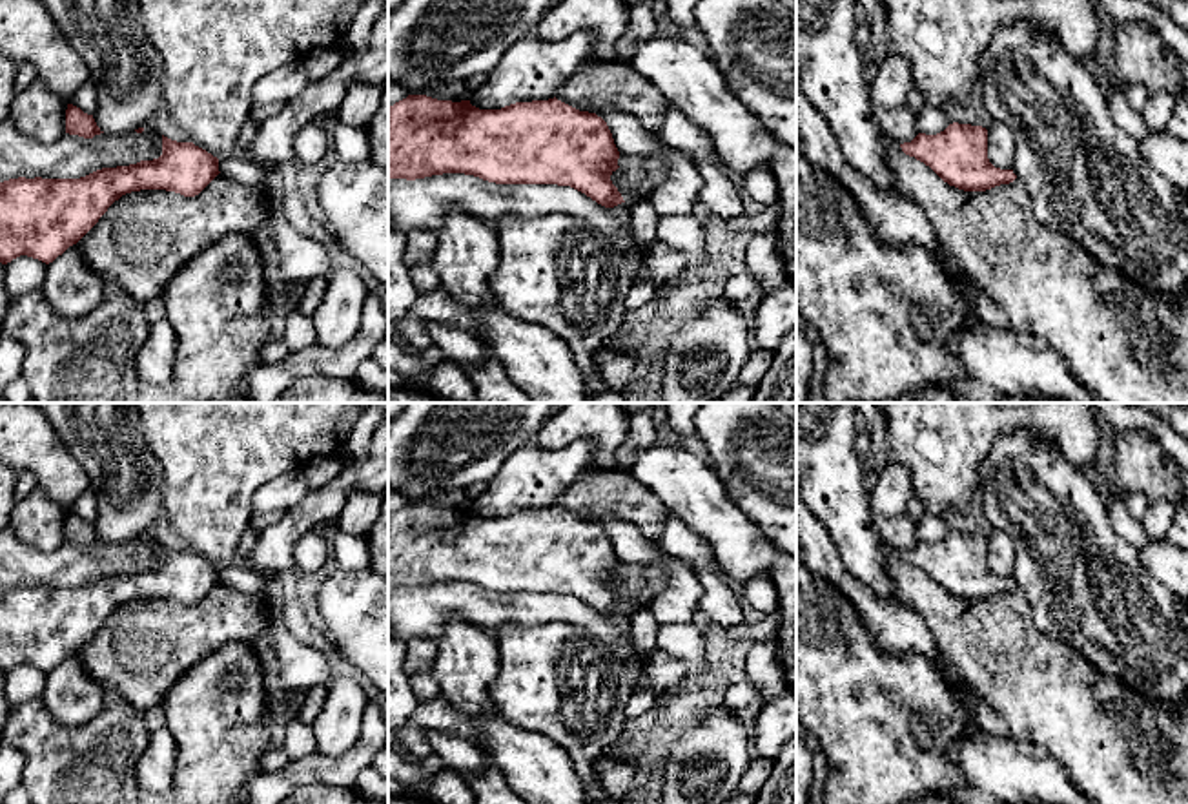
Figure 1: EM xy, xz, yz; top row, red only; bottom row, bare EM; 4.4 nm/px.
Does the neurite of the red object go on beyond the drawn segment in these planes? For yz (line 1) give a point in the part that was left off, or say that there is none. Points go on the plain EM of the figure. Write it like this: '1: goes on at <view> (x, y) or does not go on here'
1: does not go on here

